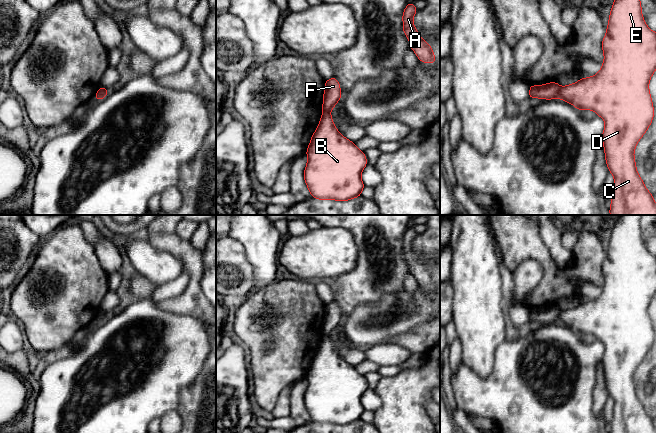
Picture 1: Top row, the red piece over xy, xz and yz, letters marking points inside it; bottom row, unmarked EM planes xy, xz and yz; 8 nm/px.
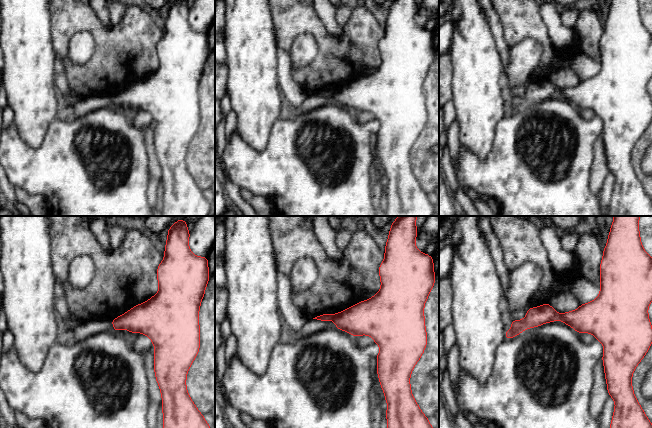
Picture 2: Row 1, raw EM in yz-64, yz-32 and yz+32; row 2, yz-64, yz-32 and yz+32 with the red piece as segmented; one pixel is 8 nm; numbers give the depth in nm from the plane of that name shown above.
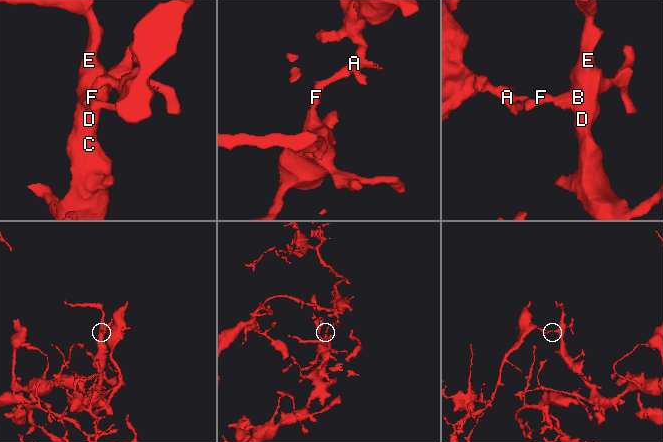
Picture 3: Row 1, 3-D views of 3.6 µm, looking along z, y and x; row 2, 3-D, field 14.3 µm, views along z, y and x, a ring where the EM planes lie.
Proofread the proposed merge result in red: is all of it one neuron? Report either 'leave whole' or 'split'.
split

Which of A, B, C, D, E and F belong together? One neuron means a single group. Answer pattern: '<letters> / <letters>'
A F / B C D E

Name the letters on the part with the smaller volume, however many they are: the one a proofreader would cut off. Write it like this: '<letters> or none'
A, F

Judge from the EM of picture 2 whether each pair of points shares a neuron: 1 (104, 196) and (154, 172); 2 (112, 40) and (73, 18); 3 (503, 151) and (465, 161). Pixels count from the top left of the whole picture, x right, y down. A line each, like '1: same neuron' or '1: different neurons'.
1: different neurons
2: same neuron
3: same neuron

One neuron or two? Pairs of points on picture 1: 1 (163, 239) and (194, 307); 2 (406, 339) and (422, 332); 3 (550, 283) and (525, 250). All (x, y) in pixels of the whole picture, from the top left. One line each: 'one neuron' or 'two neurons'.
1: one neuron
2: one neuron
3: one neuron

